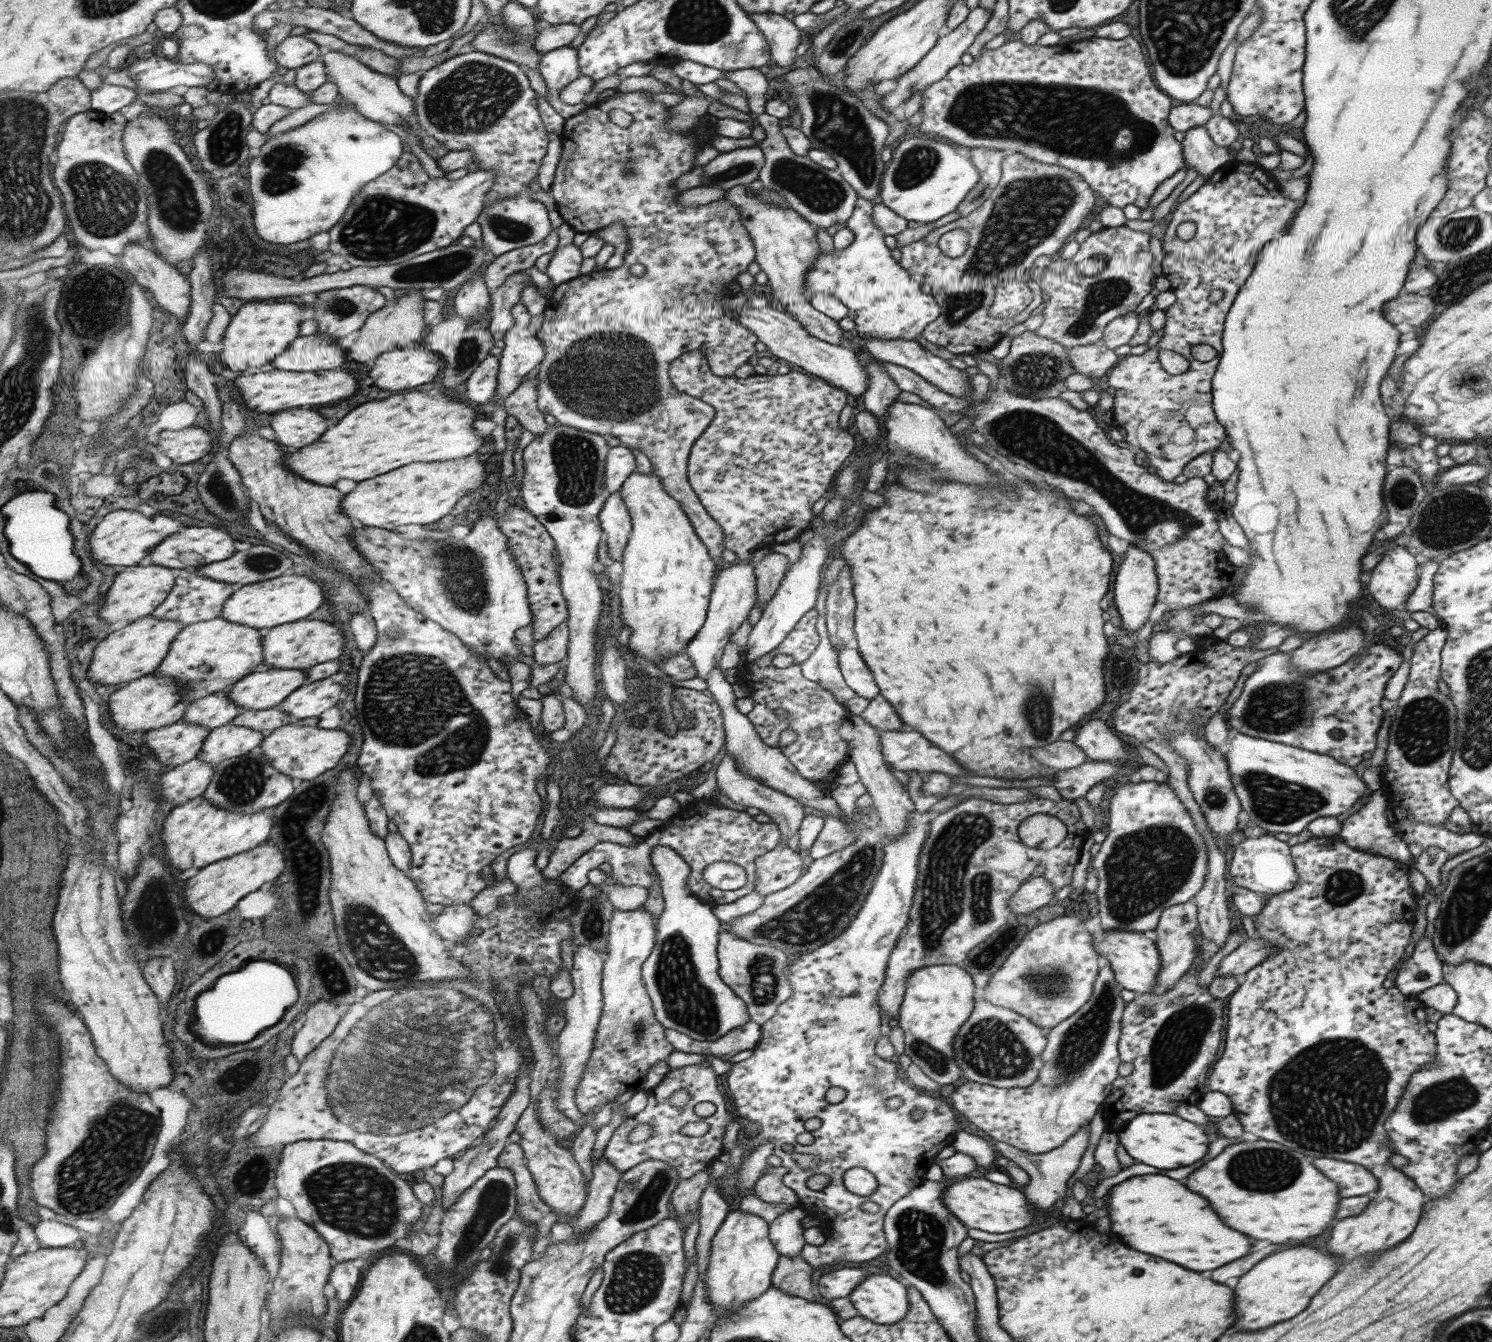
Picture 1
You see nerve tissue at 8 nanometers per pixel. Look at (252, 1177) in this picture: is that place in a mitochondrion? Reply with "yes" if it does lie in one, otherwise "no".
yes

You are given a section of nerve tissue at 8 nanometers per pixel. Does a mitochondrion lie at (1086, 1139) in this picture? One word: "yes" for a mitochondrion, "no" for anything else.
no

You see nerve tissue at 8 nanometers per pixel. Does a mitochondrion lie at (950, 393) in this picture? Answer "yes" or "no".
no

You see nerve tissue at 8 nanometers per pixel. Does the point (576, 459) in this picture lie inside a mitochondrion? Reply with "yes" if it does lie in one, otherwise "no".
yes

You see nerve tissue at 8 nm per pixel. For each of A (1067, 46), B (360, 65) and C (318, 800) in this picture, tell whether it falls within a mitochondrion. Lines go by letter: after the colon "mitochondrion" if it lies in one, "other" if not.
A: other
B: other
C: other

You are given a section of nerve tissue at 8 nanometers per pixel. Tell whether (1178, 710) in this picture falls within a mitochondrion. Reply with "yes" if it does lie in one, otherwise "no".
yes

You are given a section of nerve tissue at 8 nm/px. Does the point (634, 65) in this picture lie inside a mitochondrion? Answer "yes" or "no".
no

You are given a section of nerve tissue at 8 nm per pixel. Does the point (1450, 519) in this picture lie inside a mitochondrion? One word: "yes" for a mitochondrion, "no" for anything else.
yes

